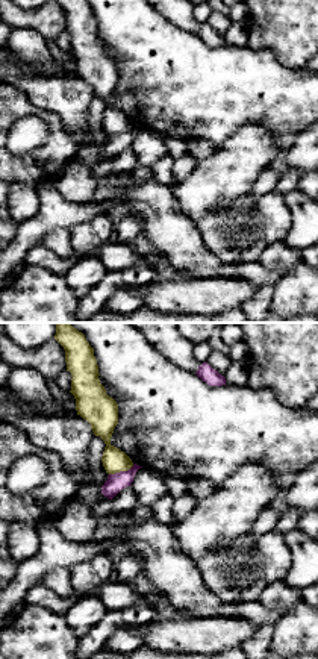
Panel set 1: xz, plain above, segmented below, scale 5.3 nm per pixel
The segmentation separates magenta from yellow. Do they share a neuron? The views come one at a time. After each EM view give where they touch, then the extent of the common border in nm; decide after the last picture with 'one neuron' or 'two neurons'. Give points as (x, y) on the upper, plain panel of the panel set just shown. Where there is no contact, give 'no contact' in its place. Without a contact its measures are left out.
meets magenta at (121, 132); contact 150 nm long

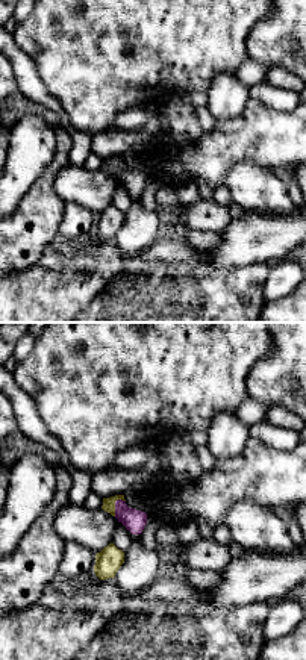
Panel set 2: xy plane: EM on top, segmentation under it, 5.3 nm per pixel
meets magenta at (115, 165); contact 110 nm long

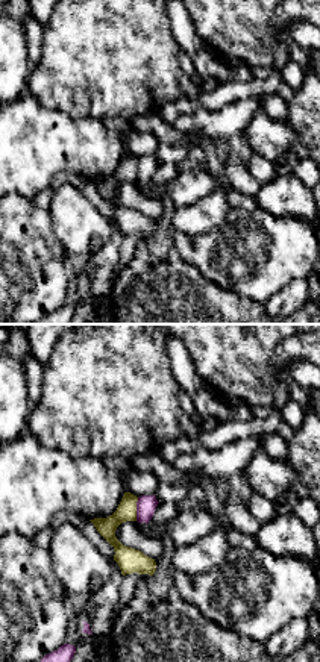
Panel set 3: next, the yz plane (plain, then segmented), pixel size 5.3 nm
meets magenta at (137, 170); contact 130 nm long

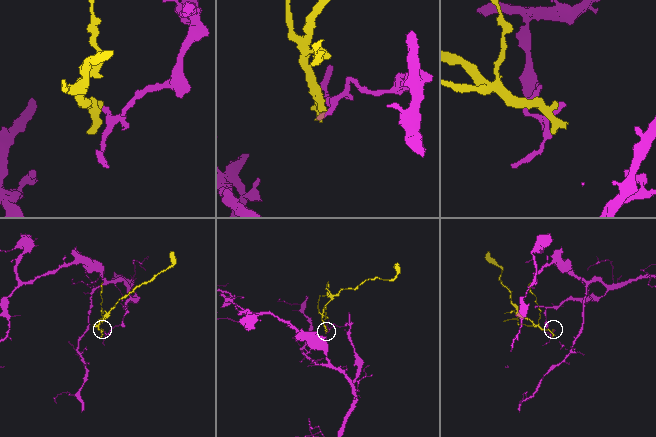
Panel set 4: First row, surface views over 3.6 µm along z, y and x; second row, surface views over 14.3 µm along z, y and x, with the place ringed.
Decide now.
two neurons

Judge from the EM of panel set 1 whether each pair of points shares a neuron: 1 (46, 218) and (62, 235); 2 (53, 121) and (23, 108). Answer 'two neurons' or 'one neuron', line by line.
1: two neurons
2: one neuron

